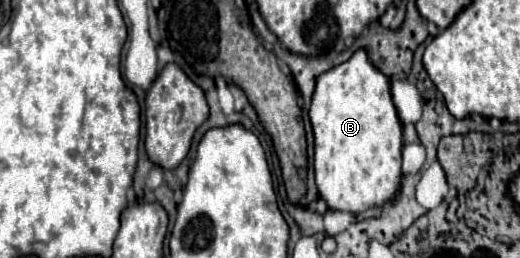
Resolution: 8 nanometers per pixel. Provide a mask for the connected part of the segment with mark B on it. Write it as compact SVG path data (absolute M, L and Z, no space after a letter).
M358 50L348 62L324 72L318 78L310 106L310 122L314 128L314 168L320 198L330 210L360 214L368 208L390 202L400 190L402 160L402 124L390 96L390 80L374 68L364 50Z

